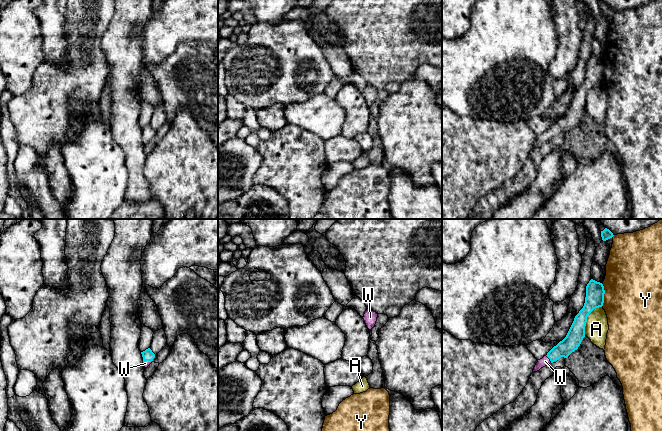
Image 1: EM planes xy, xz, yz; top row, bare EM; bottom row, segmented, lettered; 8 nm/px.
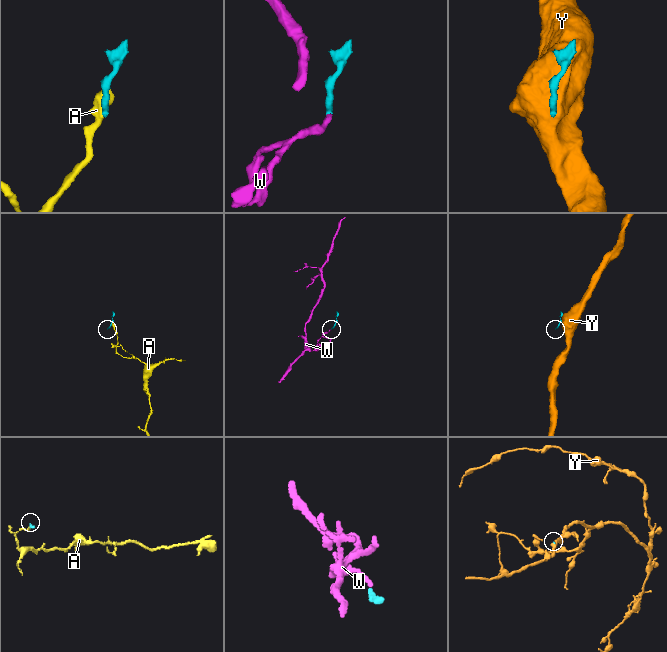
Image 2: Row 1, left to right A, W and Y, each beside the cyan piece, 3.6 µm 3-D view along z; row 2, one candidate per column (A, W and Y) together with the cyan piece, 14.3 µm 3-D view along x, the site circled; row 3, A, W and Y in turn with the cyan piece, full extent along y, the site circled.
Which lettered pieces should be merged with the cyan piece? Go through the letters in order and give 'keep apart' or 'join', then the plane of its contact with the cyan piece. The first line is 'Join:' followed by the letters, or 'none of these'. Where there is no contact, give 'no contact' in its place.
Join: W
A: keep apart; meets cyan in yz
W: join; meets cyan in yz
Y: keep apart; meets cyan in yz

